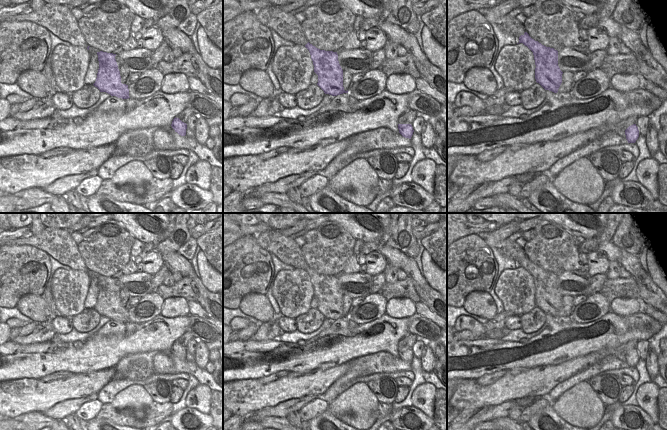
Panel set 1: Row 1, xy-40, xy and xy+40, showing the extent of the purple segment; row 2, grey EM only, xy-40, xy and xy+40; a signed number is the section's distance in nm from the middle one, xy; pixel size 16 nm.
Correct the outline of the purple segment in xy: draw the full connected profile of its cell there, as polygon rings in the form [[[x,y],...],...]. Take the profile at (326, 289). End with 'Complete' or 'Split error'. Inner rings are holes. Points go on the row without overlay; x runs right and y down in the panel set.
[[[309,266],[305,271],[310,276],[314,296],[318,299],[317,309],[324,317],[332,320],[348,317],[343,311],[343,294],[337,276],[320,274]]]. Complete.

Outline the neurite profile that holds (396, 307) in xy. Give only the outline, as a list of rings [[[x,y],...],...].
[[[391,298],[386,305],[386,314],[393,318],[408,318],[415,312],[415,303],[409,298]]]

